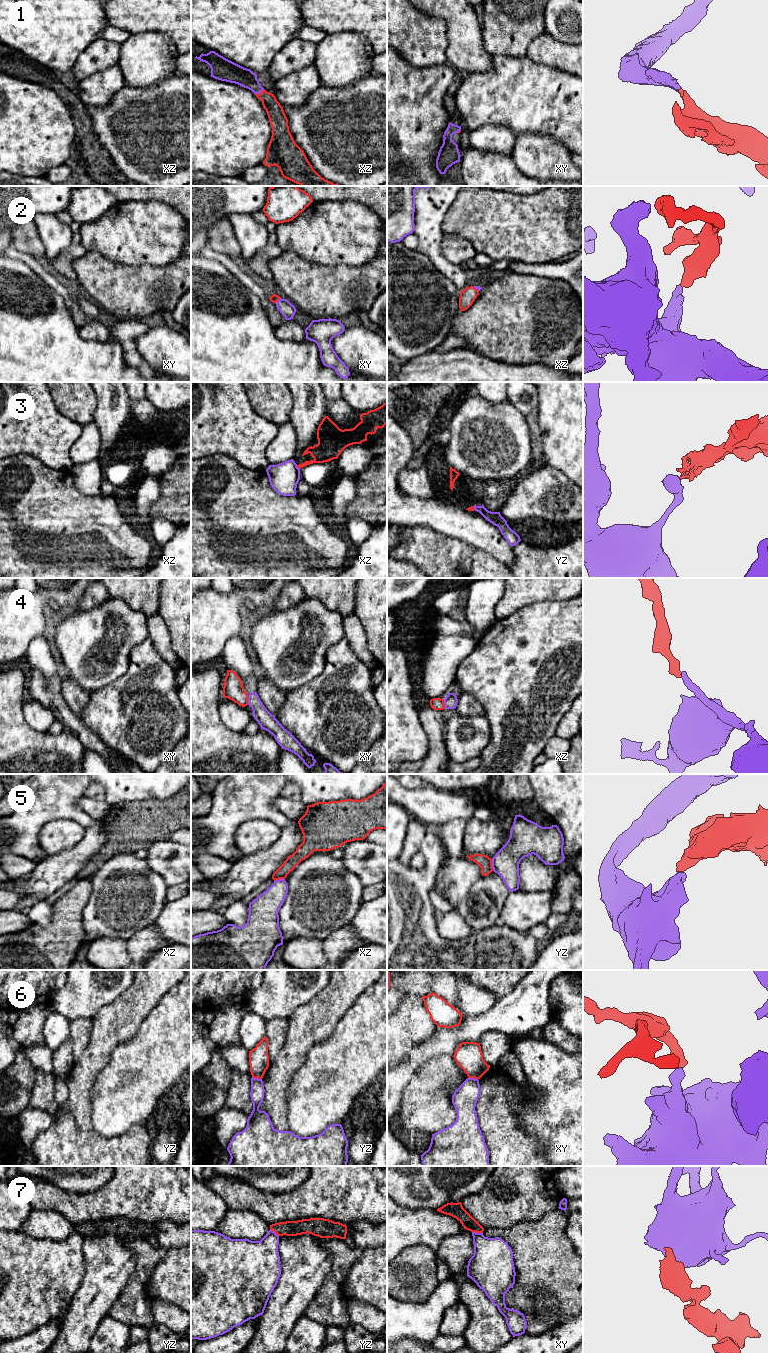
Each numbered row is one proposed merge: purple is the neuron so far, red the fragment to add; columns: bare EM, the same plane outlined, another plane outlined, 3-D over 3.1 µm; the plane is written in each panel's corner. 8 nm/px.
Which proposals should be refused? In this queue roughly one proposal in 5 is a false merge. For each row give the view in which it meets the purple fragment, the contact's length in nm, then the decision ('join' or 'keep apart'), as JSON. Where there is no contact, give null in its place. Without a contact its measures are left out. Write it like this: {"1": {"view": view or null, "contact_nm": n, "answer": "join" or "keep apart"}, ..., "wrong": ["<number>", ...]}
{"1": {"view": "xz", "contact_nm": 90, "answer": "join"}, "2": {"view": "xy", "contact_nm": 60, "answer": "join"}, "3": {"view": "xz", "contact_nm": 50, "answer": "keep apart"}, "4": {"view": "xy", "contact_nm": 80, "answer": "join"}, "5": {"view": "yz", "contact_nm": 100, "answer": "keep apart"}, "6": {"view": "yz", "contact_nm": 80, "answer": "keep apart"}, "7": {"view": "xy", "contact_nm": 90, "answer": "keep apart"}, "wrong": ["3", "5", "6", "7"]}

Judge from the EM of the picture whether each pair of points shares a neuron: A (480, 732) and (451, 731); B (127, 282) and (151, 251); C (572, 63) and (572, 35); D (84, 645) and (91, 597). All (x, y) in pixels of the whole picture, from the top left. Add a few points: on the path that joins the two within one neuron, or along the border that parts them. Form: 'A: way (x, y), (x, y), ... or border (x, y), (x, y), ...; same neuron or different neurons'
A: way (473, 732), (458, 731); same neuron
B: border (117, 262), (123, 265), (163, 267); different neurons
C: border (550, 35), (572, 45); different neurons
D: border (110, 597), (96, 606), (75, 611), (67, 616); different neurons

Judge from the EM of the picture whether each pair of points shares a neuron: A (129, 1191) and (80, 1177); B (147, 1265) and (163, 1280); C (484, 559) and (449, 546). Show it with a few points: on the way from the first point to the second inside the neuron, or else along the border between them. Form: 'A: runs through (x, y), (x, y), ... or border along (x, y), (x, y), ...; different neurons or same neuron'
A: border along (113, 1176), (103, 1186), (83, 1193); different neurons
B: border along (166, 1250), (165, 1256), (154, 1268), (147, 1282); different neurons
C: border along (475, 549), (470, 567); different neurons

